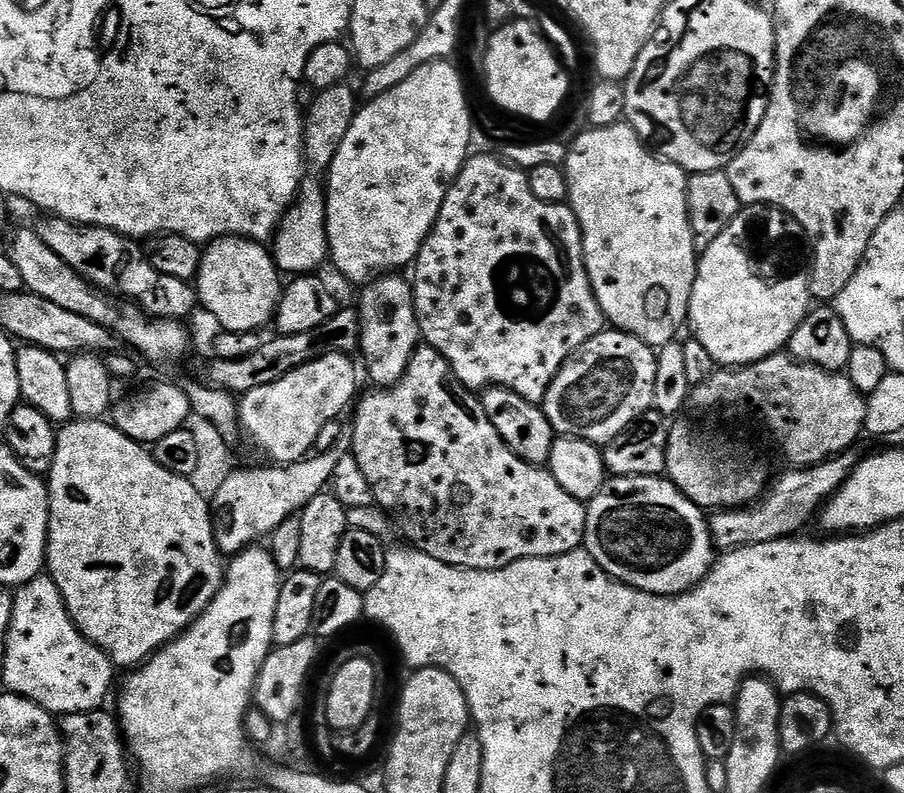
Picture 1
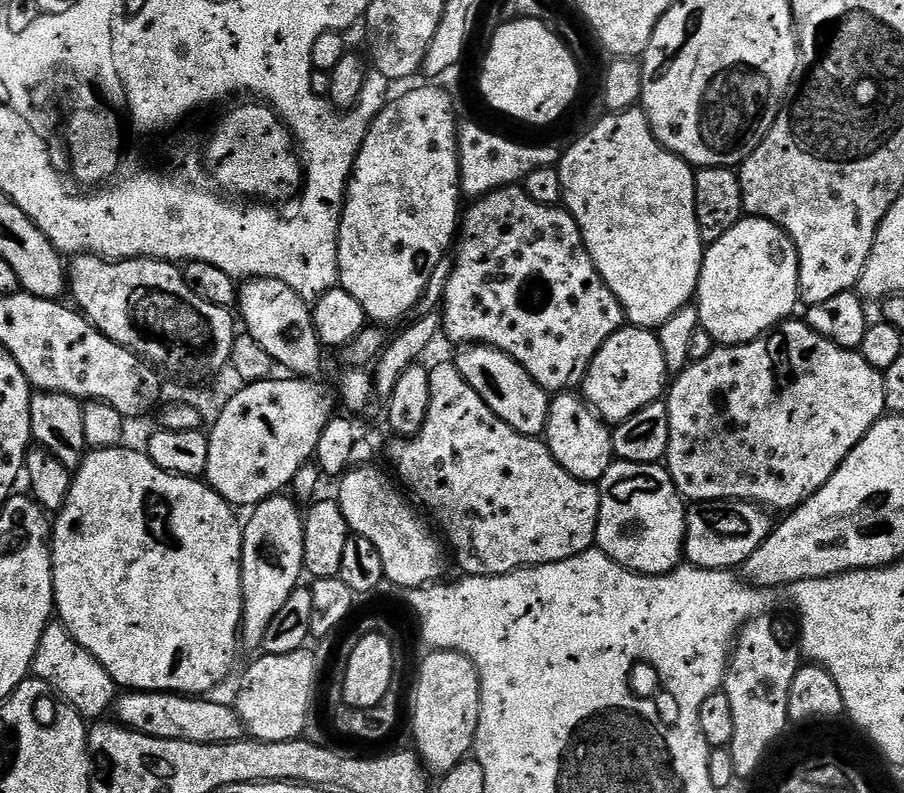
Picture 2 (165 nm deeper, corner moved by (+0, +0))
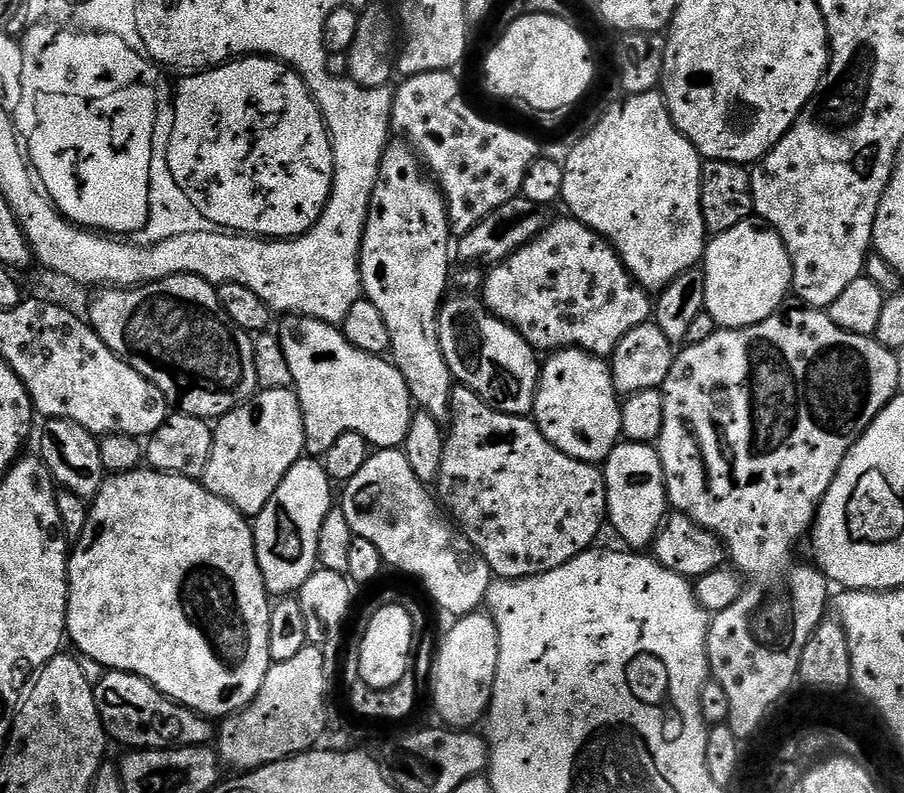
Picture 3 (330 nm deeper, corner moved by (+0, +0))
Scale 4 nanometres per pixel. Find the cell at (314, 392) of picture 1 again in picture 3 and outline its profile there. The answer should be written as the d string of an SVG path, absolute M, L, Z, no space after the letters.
M266 388L248 403L236 407L215 425L212 456L202 483L209 492L235 506L245 518L255 518L270 502L282 478L306 452L305 416L295 389Z

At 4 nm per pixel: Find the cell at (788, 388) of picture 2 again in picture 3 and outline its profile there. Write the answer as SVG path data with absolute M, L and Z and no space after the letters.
M807 306L788 307L781 307L779 312L770 314L770 318L766 318L749 328L716 330L705 336L702 342L689 343L684 346L688 348L682 349L681 352L679 349L670 366L670 374L662 385L664 413L662 414L662 430L658 441L658 451L660 465L664 471L664 489L668 492L668 503L675 511L684 513L698 526L702 526L707 532L714 533L721 540L731 567L746 581L741 587L740 597L711 617L707 642L711 679L716 680L722 686L722 690L726 690L726 694L730 698L730 714L726 724L738 738L755 737L758 721L773 711L777 697L782 697L796 684L796 671L802 658L802 650L808 639L812 637L812 631L820 625L821 620L825 619L824 607L828 604L829 581L824 573L811 563L808 563L809 565L799 564L796 561L796 552L792 547L803 536L805 539L809 535L816 518L816 510L824 501L826 490L830 490L846 454L863 433L860 426L850 426L850 430L846 430L842 434L822 434L814 424L810 424L804 408L800 406L802 372L804 372L810 356L822 348L822 342L816 342L816 330L838 330L840 328L834 326L834 322L830 322L827 311Z

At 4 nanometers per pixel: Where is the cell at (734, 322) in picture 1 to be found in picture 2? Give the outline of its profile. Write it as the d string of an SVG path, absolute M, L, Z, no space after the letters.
M748 216L741 218L737 224L730 230L726 230L726 234L722 234L722 238L711 241L707 245L704 253L704 265L700 271L700 281L696 287L696 294L694 297L694 306L700 312L700 328L703 331L708 331L710 335L716 339L715 343L720 346L731 346L733 344L748 344L752 340L757 340L759 336L766 332L771 332L777 324L781 324L783 320L789 319L793 315L792 312L798 305L800 300L800 259L796 253L796 248L792 245L792 239L780 229L778 225L769 220L763 220L761 216Z

